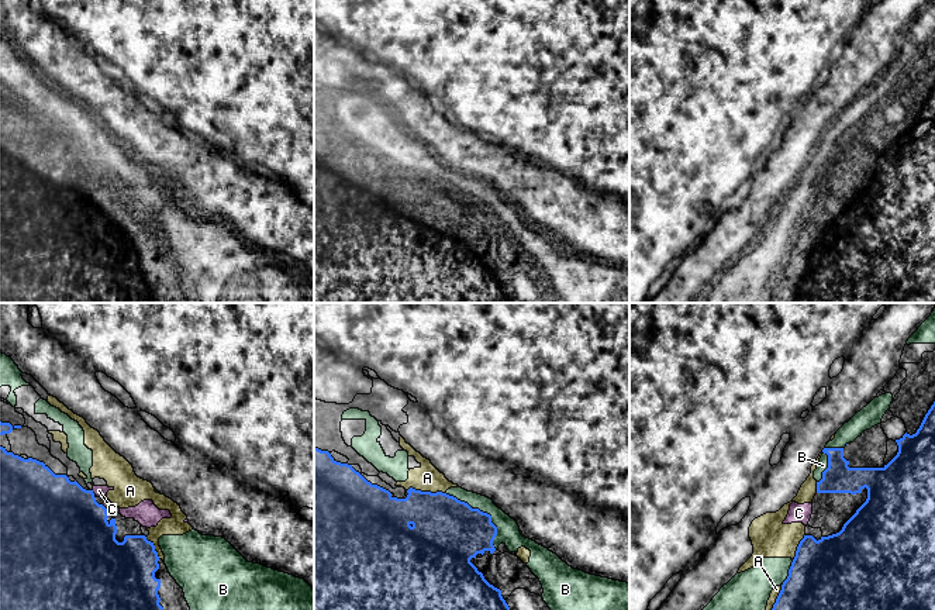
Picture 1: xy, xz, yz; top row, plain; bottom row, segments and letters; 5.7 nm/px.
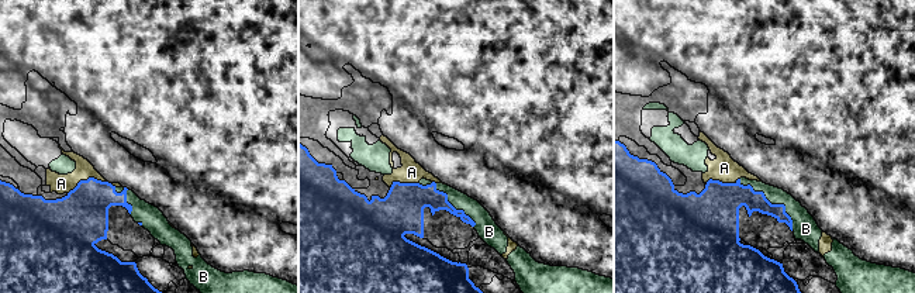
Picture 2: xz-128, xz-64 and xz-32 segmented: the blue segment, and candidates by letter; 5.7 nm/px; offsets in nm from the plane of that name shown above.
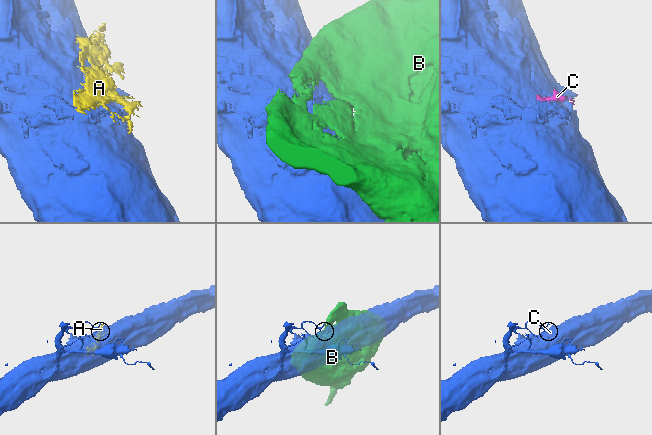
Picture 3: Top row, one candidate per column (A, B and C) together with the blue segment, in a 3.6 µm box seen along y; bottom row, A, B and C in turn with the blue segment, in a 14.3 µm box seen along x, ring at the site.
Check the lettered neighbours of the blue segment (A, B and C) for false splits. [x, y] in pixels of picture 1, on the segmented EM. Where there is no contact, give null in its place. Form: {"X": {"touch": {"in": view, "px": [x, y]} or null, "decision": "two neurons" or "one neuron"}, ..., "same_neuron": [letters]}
{"A": {"touch": {"in": "xz", "px": [425, 492]}, "decision": "two neurons"}, "B": {"touch": {"in": "xz", "px": [485, 513]}, "decision": "two neurons"}, "C": {"touch": {"in": "xy", "px": [92, 492]}, "decision": "two neurons"}, "same_neuron": []}

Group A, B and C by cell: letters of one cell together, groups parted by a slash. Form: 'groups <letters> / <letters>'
groups A B C

